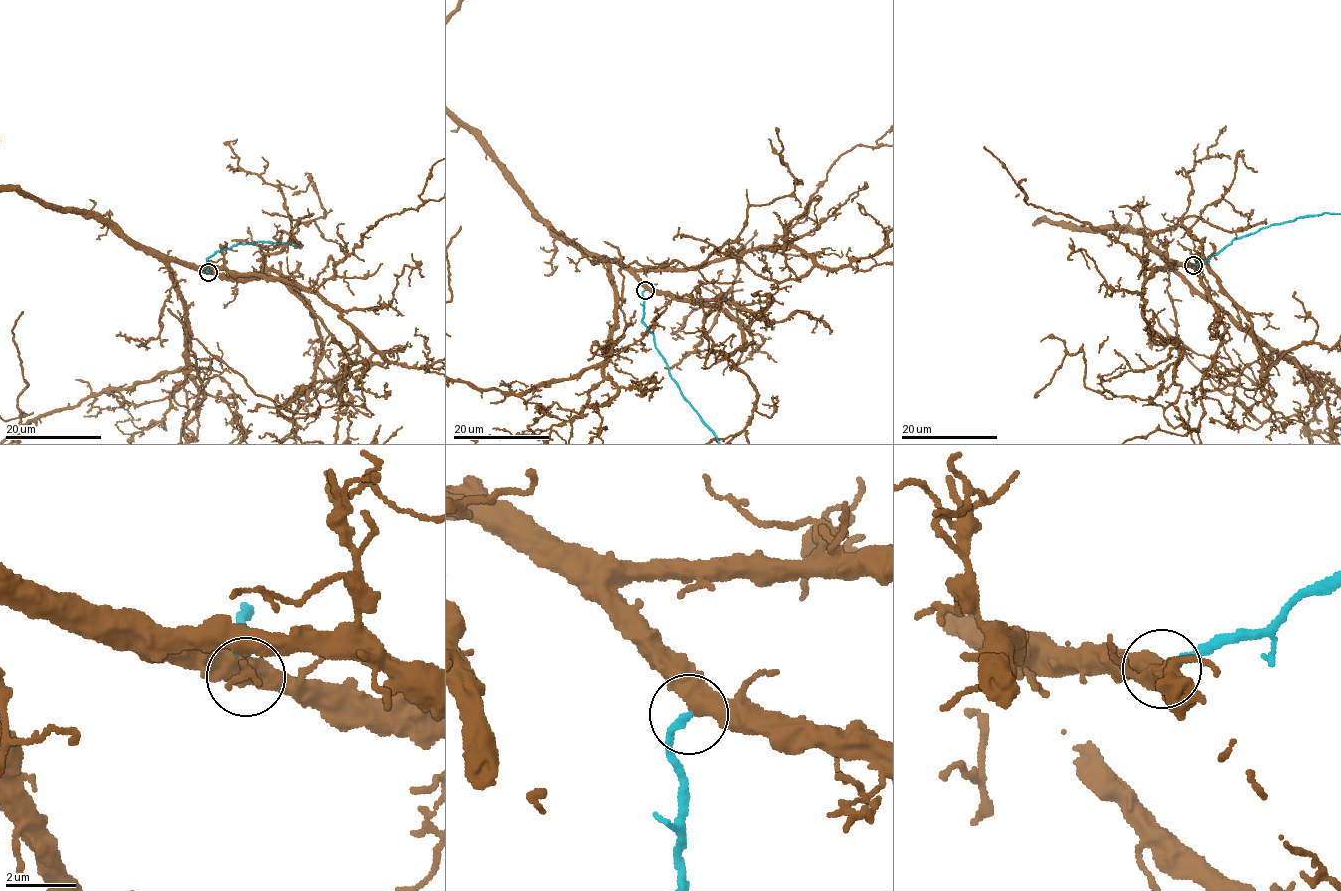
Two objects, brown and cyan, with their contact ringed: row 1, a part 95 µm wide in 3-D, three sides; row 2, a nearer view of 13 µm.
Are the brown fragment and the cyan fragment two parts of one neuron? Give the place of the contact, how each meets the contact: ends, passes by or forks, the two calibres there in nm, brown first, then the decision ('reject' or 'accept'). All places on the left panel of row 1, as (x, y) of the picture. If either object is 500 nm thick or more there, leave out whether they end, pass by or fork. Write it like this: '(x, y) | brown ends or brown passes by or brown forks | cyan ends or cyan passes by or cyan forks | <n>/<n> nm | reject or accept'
(208, 272) | brown passes by | cyan ends | 480/220 nm | reject

